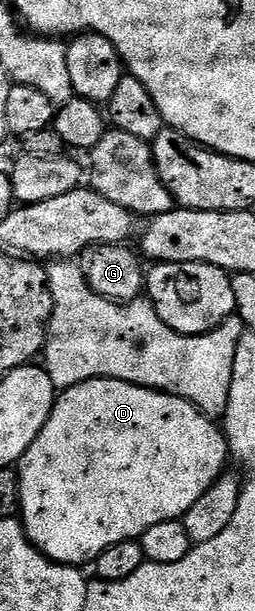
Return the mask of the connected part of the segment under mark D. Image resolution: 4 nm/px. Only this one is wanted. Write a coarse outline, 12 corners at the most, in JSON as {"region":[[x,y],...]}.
{"region":[[113,378],[18,463],[24,535],[83,567],[230,462],[195,402]]}

